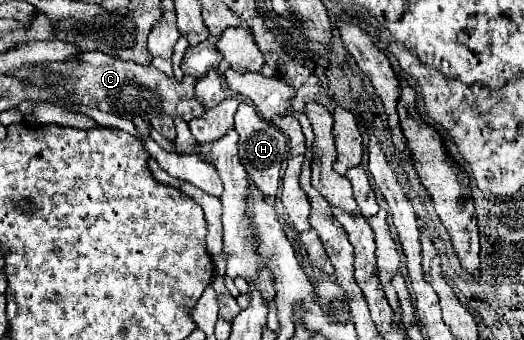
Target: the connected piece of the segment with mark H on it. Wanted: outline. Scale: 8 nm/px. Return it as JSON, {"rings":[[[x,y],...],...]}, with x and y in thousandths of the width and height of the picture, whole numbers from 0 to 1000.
{"rings":[[[460,303],[448,332],[448,385],[456,391],[456,462],[460,462],[468,503],[475,509],[475,521],[483,526],[490,556],[506,579],[521,585],[529,568],[529,550],[532,550],[532,526],[536,526],[536,485],[552,468],[548,397],[540,397],[540,385],[532,385],[532,374],[525,374],[521,362],[502,356],[487,332],[487,321],[471,303]]]}

